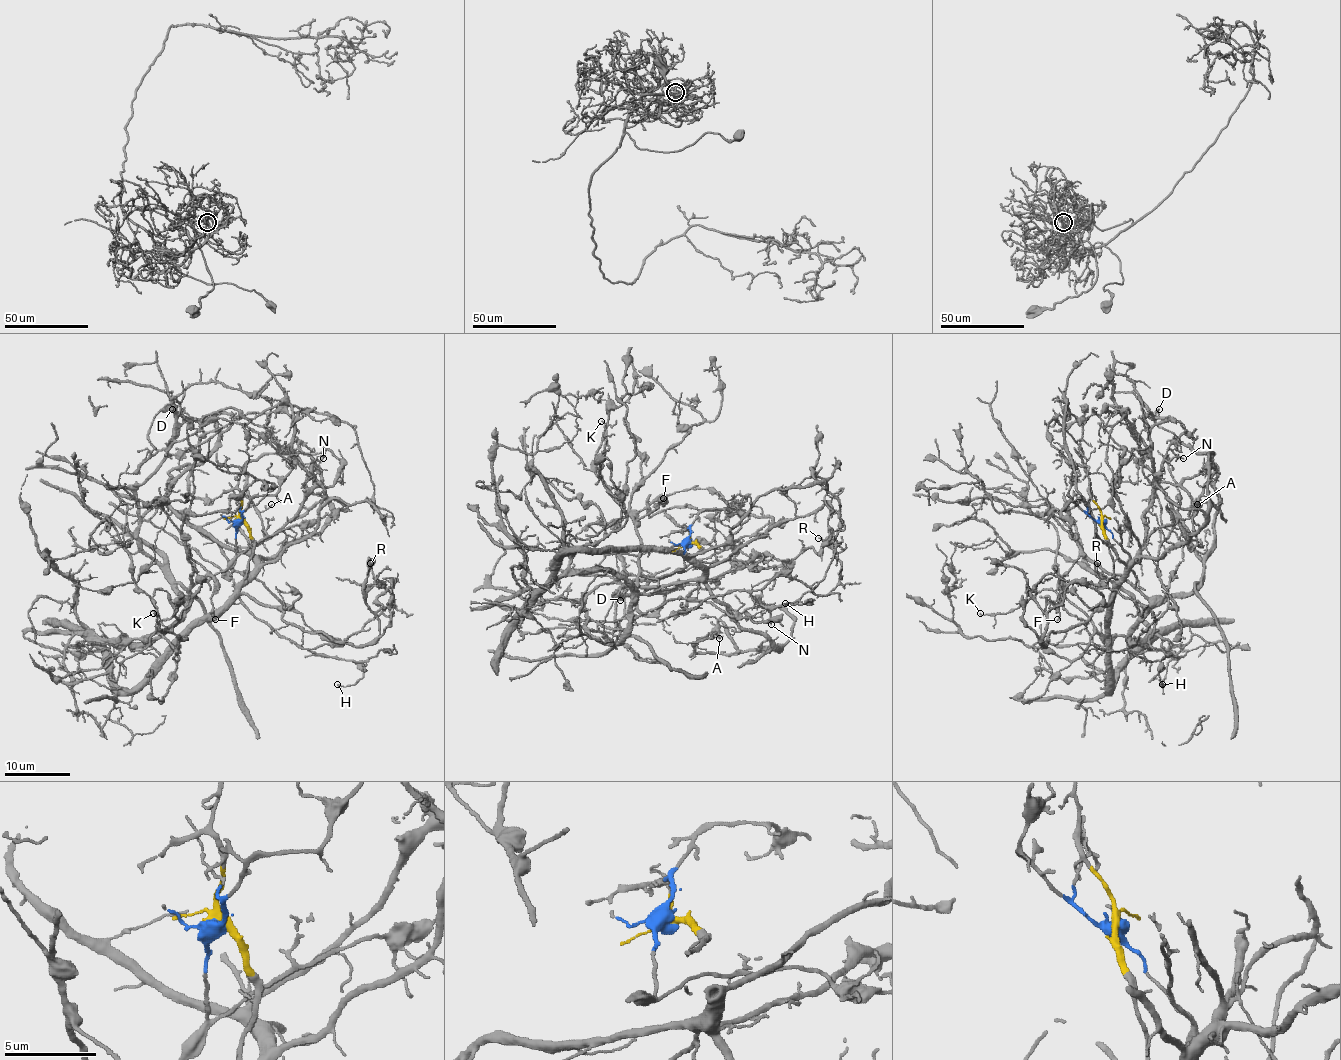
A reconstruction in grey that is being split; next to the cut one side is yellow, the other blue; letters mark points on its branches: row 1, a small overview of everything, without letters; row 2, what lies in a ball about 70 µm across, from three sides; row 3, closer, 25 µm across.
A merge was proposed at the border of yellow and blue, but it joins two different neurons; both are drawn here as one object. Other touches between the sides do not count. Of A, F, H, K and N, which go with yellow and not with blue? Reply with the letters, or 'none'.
A, K, N

